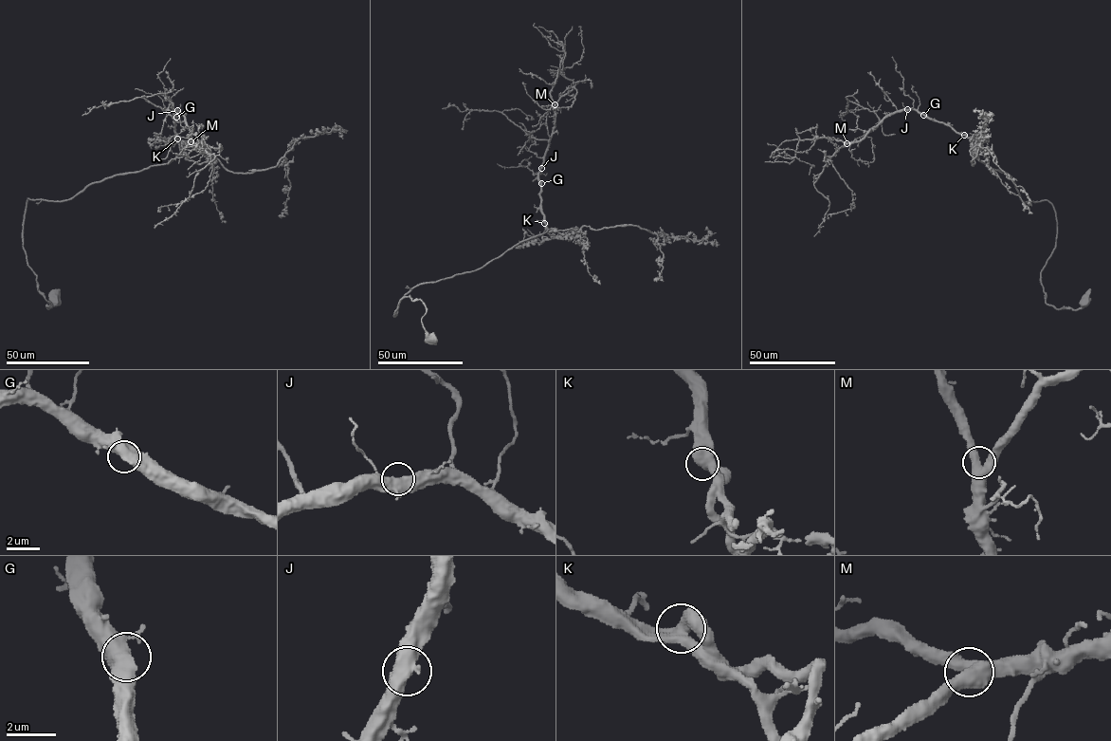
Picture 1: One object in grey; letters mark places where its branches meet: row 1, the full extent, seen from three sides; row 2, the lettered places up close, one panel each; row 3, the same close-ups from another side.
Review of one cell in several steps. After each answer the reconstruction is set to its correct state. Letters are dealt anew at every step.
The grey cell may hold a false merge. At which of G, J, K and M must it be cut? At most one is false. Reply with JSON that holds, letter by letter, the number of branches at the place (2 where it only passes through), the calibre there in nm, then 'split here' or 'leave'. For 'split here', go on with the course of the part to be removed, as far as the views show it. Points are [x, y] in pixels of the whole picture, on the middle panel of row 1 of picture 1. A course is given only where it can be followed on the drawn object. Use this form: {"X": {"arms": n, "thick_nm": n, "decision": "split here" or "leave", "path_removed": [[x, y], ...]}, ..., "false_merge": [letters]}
{"G": {"arms": 3, "thick_nm": 480, "decision": "leave"}, "J": {"arms": 3, "thick_nm": 500, "decision": "leave"}, "K": {"arms": 3, "thick_nm": 500, "decision": "leave"}, "M": {"arms": 3, "thick_nm": 440, "decision": "leave"}, "false_merge": []}

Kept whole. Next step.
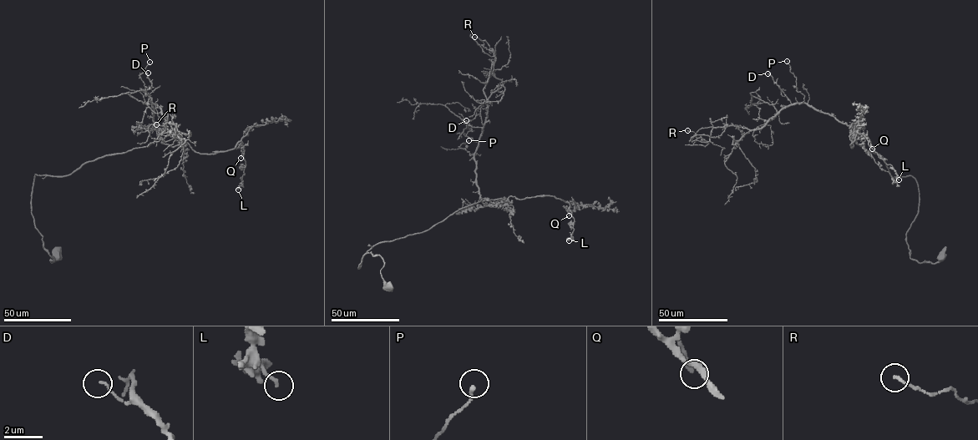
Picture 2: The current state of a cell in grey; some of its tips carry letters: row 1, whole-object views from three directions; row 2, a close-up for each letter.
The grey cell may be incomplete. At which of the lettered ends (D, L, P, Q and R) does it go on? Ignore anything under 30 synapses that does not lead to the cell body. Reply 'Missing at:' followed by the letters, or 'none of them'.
Missing at: none of them

